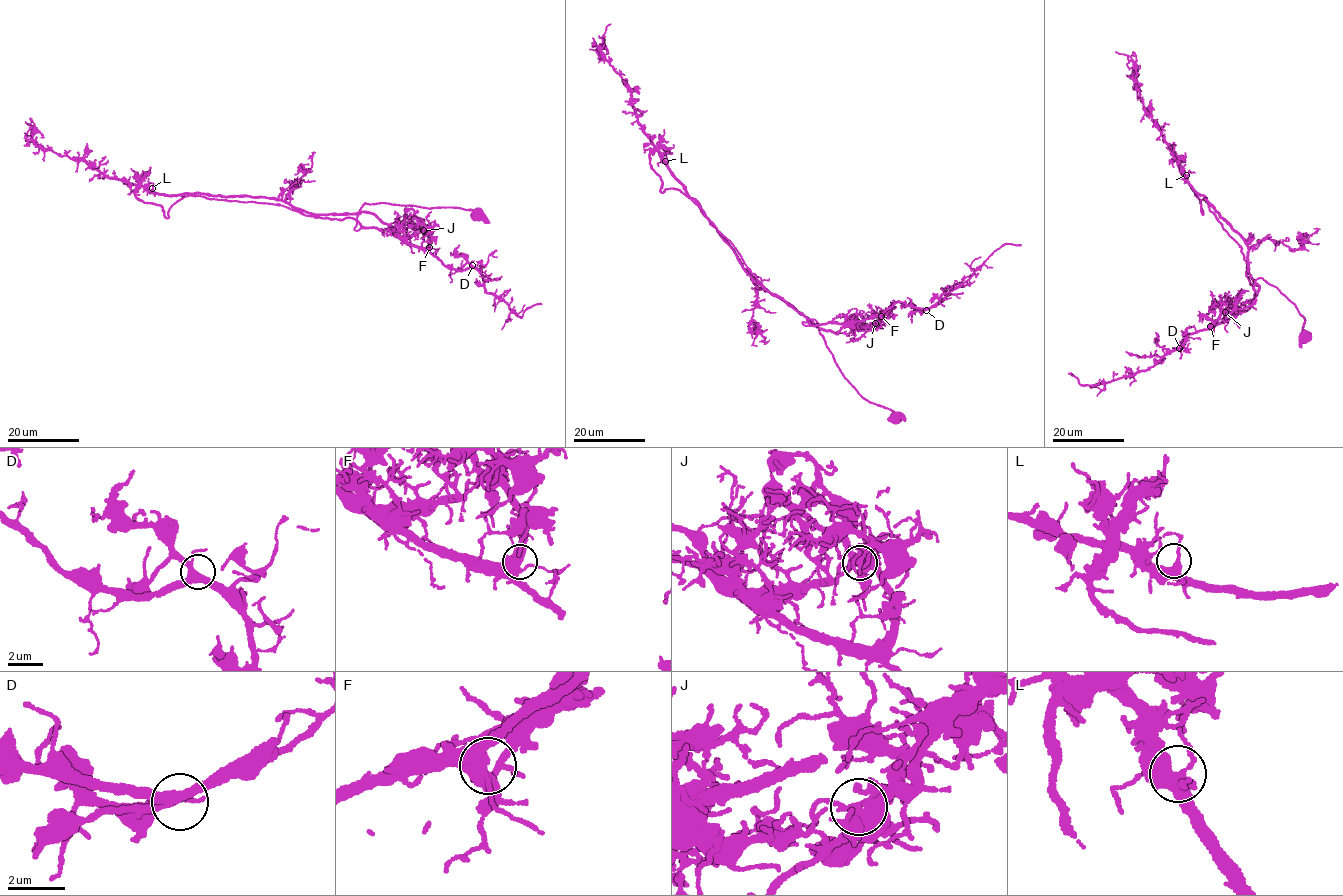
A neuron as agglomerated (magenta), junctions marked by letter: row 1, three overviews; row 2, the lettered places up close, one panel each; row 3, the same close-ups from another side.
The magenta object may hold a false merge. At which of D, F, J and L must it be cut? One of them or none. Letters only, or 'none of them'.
J

